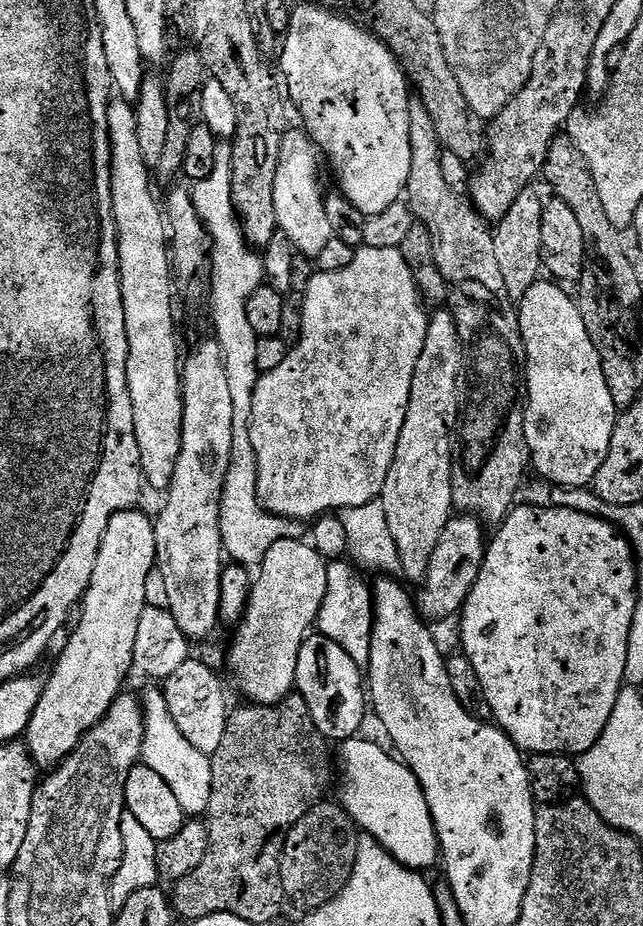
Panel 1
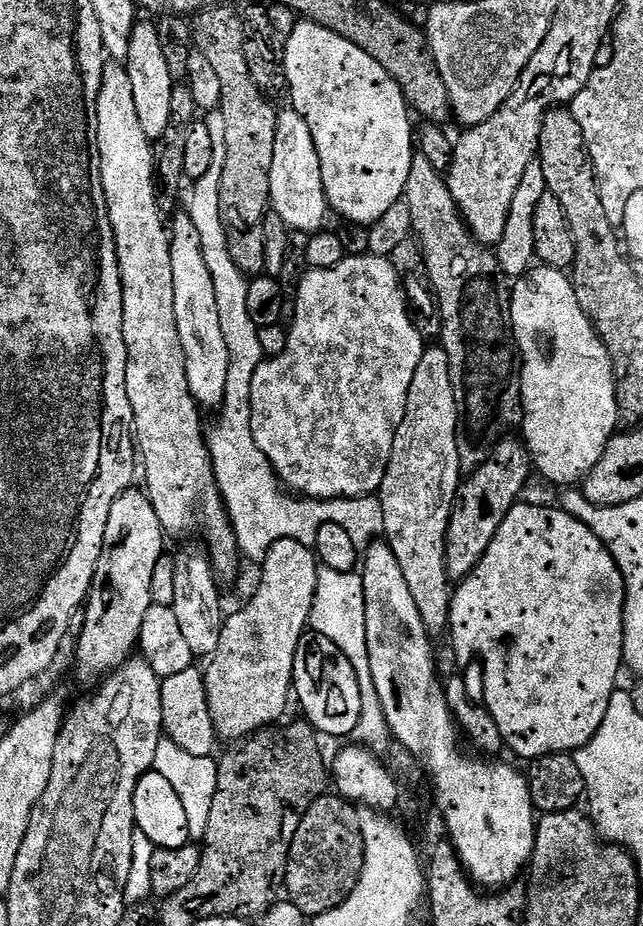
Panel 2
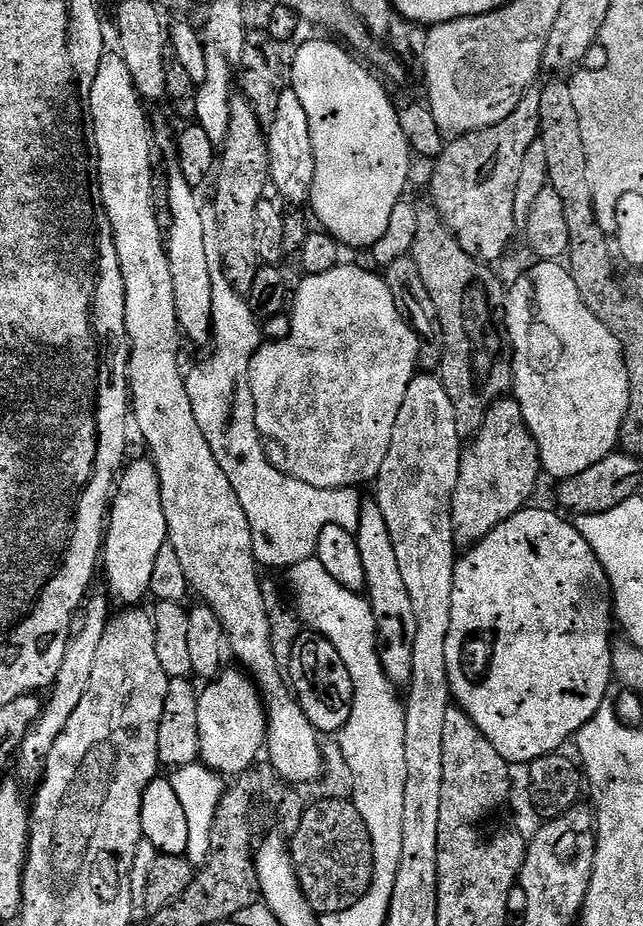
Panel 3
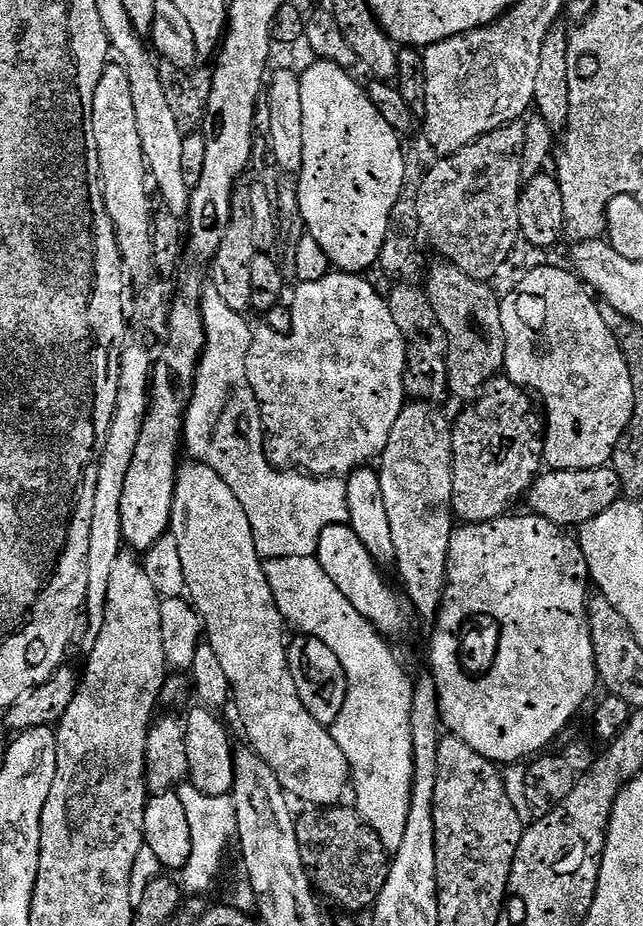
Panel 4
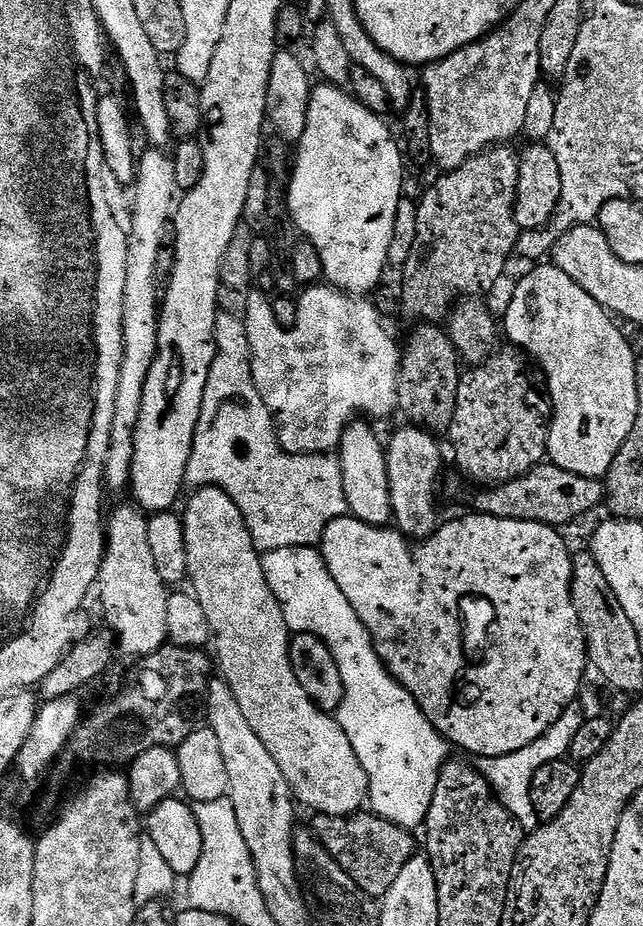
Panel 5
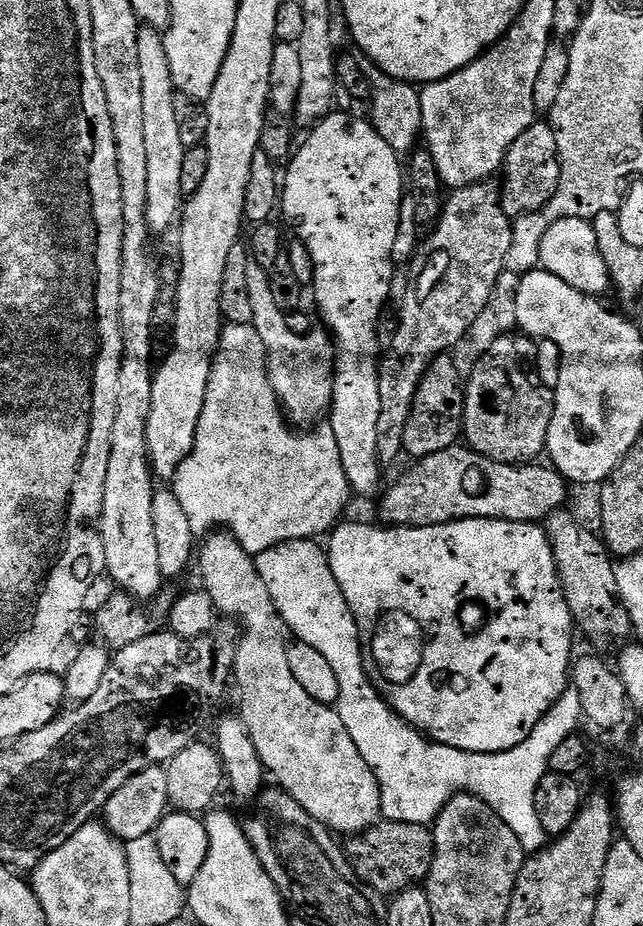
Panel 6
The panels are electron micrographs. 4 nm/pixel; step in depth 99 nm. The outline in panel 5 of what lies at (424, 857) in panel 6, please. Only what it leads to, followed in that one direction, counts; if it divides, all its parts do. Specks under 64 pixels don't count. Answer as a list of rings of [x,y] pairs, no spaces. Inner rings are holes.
[[[353,814],[350,816],[317,815],[311,831],[315,832],[322,846],[336,859],[367,896],[382,898],[394,886],[398,874],[412,856],[417,855],[416,840],[411,831],[391,824],[375,814]]]

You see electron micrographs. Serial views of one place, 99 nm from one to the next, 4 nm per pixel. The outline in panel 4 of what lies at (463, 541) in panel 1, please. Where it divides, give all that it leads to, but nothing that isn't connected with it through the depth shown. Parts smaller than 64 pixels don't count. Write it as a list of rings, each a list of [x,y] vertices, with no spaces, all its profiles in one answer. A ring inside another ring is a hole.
[[[501,374],[489,380],[480,395],[452,424],[452,511],[457,521],[481,524],[505,515],[516,499],[523,497],[542,471],[546,420],[532,405],[533,397],[507,376]]]

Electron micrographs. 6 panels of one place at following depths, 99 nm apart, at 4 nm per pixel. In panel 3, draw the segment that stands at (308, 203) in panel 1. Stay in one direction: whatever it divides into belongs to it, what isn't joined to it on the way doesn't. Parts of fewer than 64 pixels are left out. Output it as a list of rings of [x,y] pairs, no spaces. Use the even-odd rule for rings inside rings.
[[[286,90],[278,100],[277,114],[272,128],[267,129],[266,139],[271,187],[277,188],[281,198],[289,200],[292,206],[300,206],[312,194],[314,146],[310,142],[310,122],[306,122],[306,110],[296,92]]]

